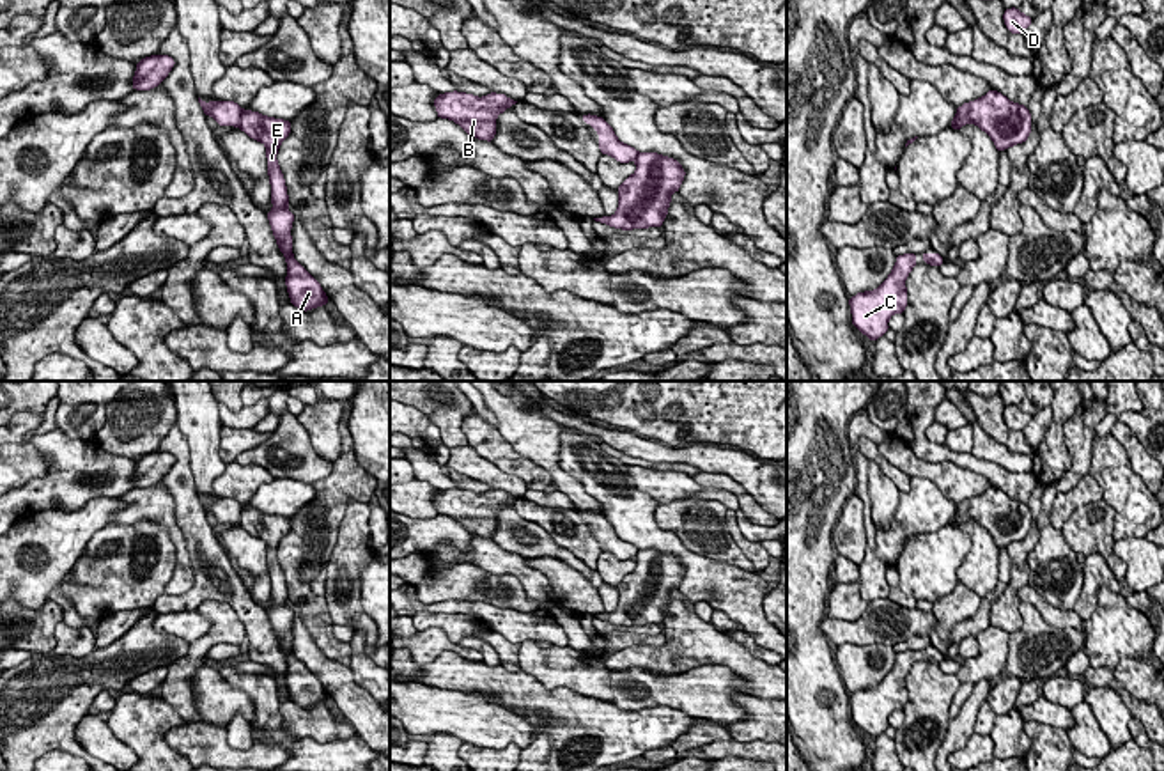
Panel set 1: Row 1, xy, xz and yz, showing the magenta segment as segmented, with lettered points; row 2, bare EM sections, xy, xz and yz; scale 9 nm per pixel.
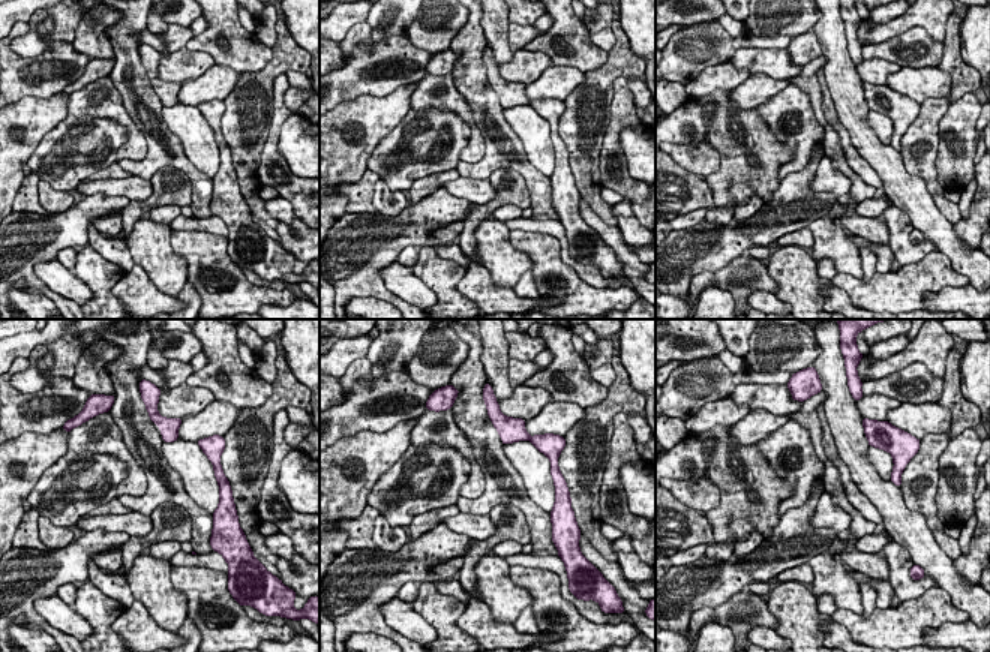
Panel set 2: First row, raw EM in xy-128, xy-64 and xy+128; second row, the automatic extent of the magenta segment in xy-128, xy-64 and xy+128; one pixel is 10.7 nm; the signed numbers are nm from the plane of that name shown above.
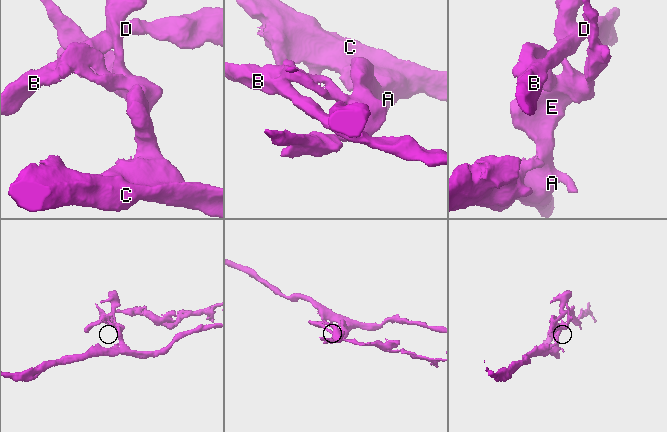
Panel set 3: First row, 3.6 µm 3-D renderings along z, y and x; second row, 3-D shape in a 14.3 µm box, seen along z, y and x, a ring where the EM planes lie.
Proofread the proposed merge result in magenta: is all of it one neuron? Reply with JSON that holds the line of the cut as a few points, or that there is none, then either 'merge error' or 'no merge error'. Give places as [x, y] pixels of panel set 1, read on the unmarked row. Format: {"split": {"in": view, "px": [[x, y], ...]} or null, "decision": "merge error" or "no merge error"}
{"split": {"in": "xy", "px": [[243, 507], [238, 521]]}, "decision": "merge error"}

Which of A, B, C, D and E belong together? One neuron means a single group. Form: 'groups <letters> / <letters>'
groups A C E / B D

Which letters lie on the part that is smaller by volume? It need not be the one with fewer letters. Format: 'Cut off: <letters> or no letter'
Cut off: B, D

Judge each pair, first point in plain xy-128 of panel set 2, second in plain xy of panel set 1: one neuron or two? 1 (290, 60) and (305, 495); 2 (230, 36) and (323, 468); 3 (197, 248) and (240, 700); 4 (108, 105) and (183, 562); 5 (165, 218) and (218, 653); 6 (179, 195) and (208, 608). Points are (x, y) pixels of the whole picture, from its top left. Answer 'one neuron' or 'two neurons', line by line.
1: two neurons
2: one neuron
3: two neurons
4: one neuron
5: one neuron
6: one neuron

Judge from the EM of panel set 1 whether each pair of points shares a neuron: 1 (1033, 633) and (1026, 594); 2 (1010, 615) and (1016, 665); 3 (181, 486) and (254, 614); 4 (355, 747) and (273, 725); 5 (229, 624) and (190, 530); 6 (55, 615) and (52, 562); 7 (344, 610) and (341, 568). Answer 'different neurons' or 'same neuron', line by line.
1: different neurons
2: different neurons
3: same neuron
4: same neuron
5: different neurons
6: different neurons
7: same neuron

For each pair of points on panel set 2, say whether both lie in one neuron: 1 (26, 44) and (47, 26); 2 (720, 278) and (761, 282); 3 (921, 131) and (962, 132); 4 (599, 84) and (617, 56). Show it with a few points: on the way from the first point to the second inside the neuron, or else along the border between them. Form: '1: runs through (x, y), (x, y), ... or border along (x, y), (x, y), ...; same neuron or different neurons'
1: runs through (30, 42), (42, 30); same neuron
2: runs through (731, 278), (752, 276); same neuron
3: border along (956, 99), (939, 122), (939, 147), (935, 165); different neurons
4: runs through (603, 77), (617, 63); same neuron

